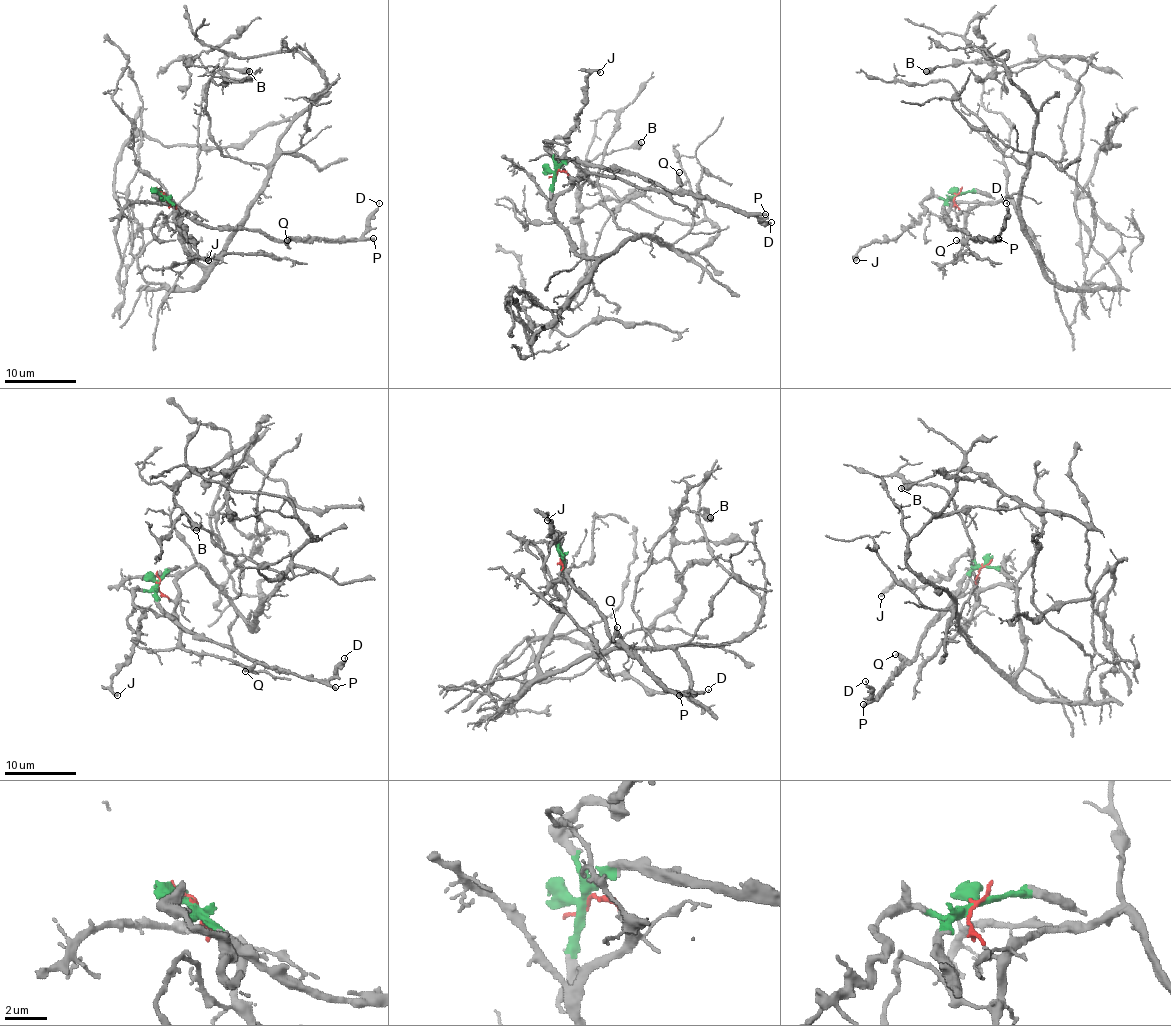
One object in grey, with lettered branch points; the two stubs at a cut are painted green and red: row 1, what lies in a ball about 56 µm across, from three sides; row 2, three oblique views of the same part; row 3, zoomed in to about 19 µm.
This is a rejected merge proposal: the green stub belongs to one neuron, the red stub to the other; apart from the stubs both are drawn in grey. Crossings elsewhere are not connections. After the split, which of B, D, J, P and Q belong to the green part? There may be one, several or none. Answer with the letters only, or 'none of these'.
D, J, P, Q

